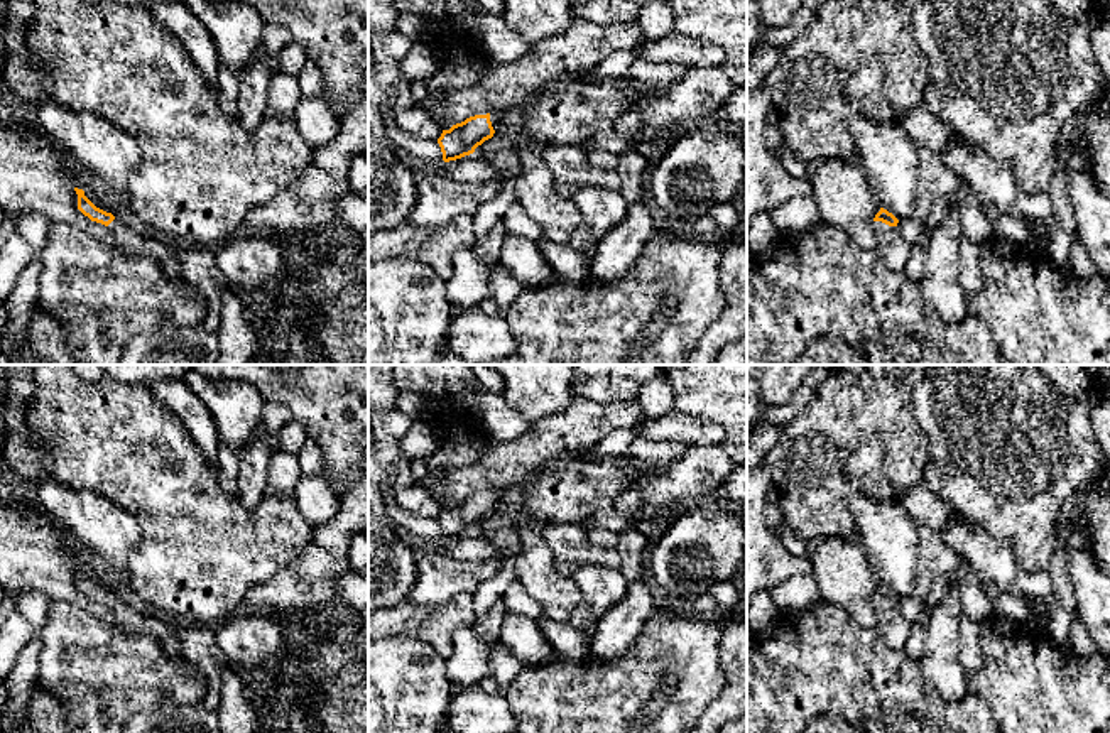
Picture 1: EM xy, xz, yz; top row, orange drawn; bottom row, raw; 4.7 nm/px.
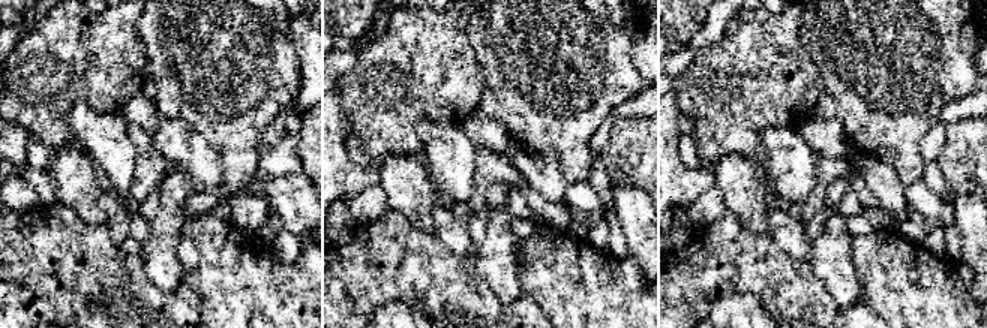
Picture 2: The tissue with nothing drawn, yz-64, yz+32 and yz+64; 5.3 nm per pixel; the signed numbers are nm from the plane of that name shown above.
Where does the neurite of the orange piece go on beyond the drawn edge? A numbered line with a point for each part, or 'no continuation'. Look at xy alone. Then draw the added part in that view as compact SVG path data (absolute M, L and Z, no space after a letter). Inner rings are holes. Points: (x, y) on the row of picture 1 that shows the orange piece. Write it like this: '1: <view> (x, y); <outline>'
1: xy (130, 240); M115 216L108 228L117 240L117 252L127 257L147 253L184 296L194 294L196 287L186 280L181 269L176 240L147 231L122 216Z

